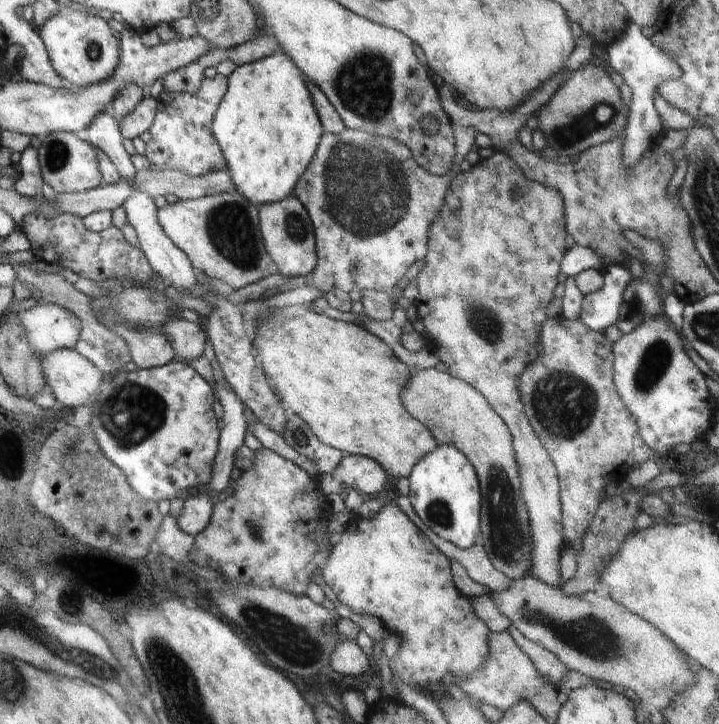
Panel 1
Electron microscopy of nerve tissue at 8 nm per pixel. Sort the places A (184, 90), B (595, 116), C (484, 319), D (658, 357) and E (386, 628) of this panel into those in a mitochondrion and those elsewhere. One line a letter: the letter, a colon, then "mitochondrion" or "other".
A: other
B: mitochondrion
C: mitochondrion
D: mitochondrion
E: other

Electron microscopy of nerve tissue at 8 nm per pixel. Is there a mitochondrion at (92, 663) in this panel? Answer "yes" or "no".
yes

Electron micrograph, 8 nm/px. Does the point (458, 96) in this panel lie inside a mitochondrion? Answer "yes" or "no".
no

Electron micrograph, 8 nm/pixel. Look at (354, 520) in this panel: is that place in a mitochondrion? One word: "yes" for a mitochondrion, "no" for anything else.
no

